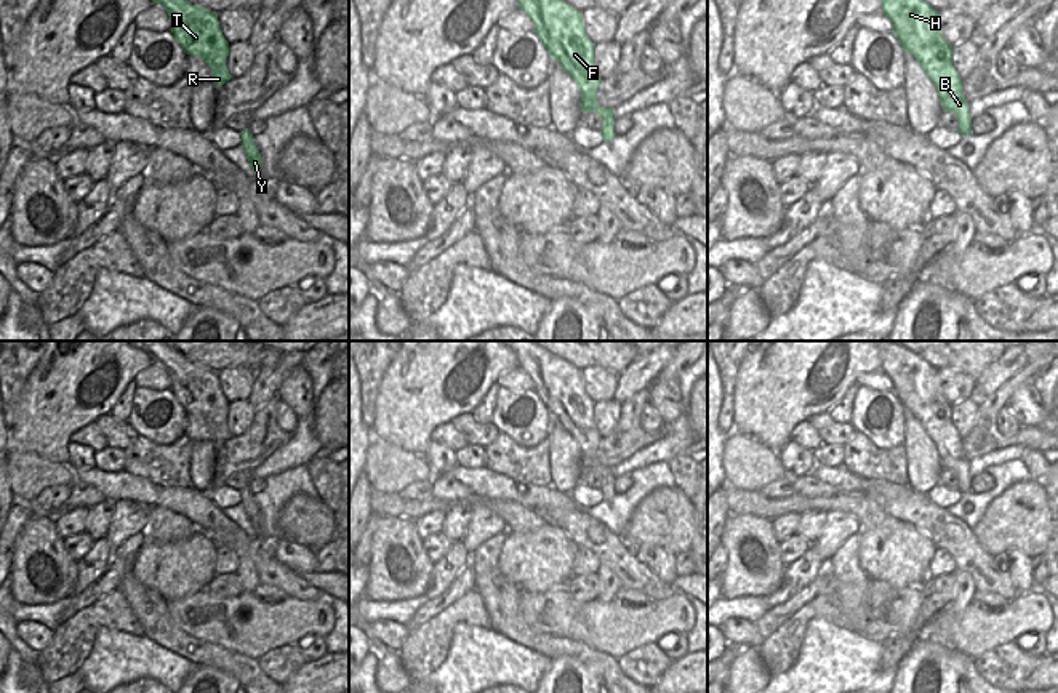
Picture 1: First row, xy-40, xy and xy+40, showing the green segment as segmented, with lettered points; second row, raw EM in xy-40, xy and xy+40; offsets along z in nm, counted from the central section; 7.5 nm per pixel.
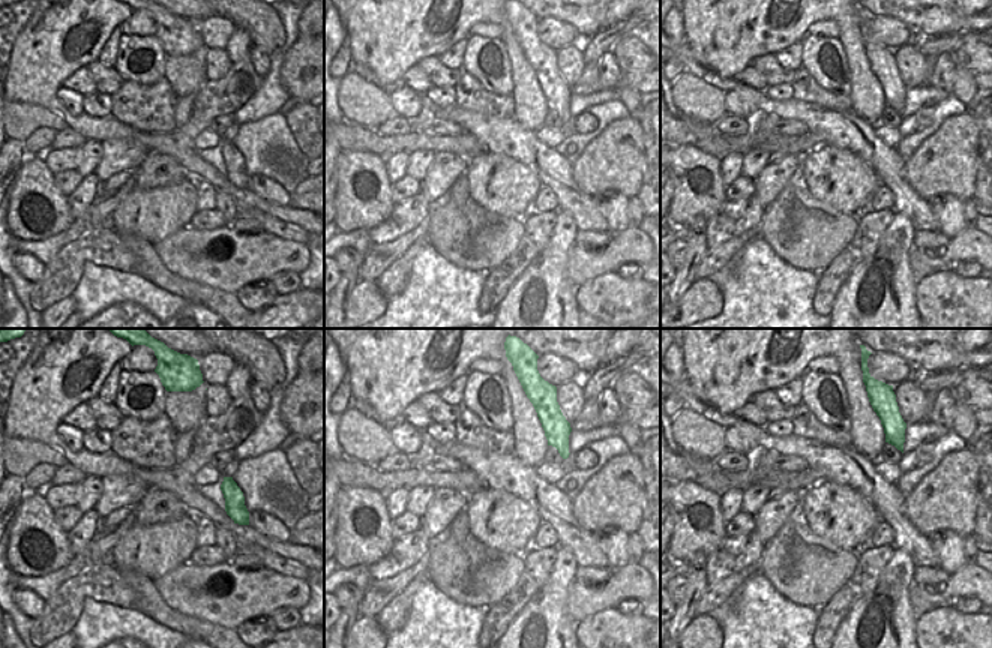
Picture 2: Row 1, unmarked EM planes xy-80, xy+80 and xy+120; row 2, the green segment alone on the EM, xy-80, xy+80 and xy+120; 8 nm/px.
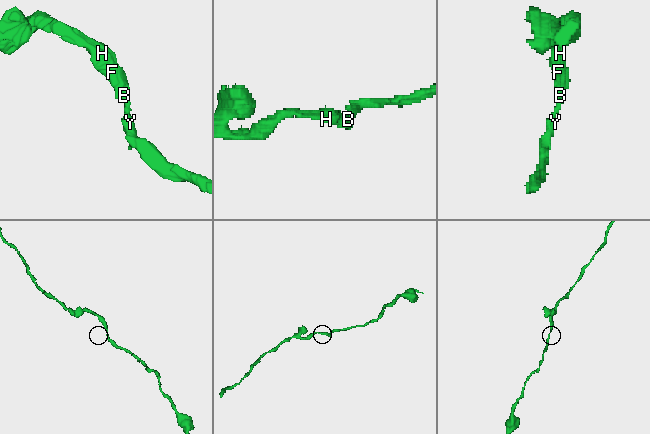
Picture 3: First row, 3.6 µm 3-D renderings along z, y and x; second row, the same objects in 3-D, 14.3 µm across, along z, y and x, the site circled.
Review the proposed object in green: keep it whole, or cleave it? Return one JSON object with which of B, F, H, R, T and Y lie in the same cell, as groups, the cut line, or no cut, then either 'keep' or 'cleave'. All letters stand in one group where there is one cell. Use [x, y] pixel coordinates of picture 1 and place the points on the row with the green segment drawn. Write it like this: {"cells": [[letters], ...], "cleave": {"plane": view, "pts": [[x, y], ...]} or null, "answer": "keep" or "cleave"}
{"cells": [["B", "F", "H", "R", "T", "Y"]], "cleave": null, "answer": "keep"}

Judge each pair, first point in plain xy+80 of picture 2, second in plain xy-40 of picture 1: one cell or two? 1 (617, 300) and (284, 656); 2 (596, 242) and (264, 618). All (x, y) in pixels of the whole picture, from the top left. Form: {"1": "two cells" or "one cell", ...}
{"1": "one cell", "2": "two cells"}

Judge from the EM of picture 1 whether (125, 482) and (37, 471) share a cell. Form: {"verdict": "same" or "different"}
{"verdict": "different"}

